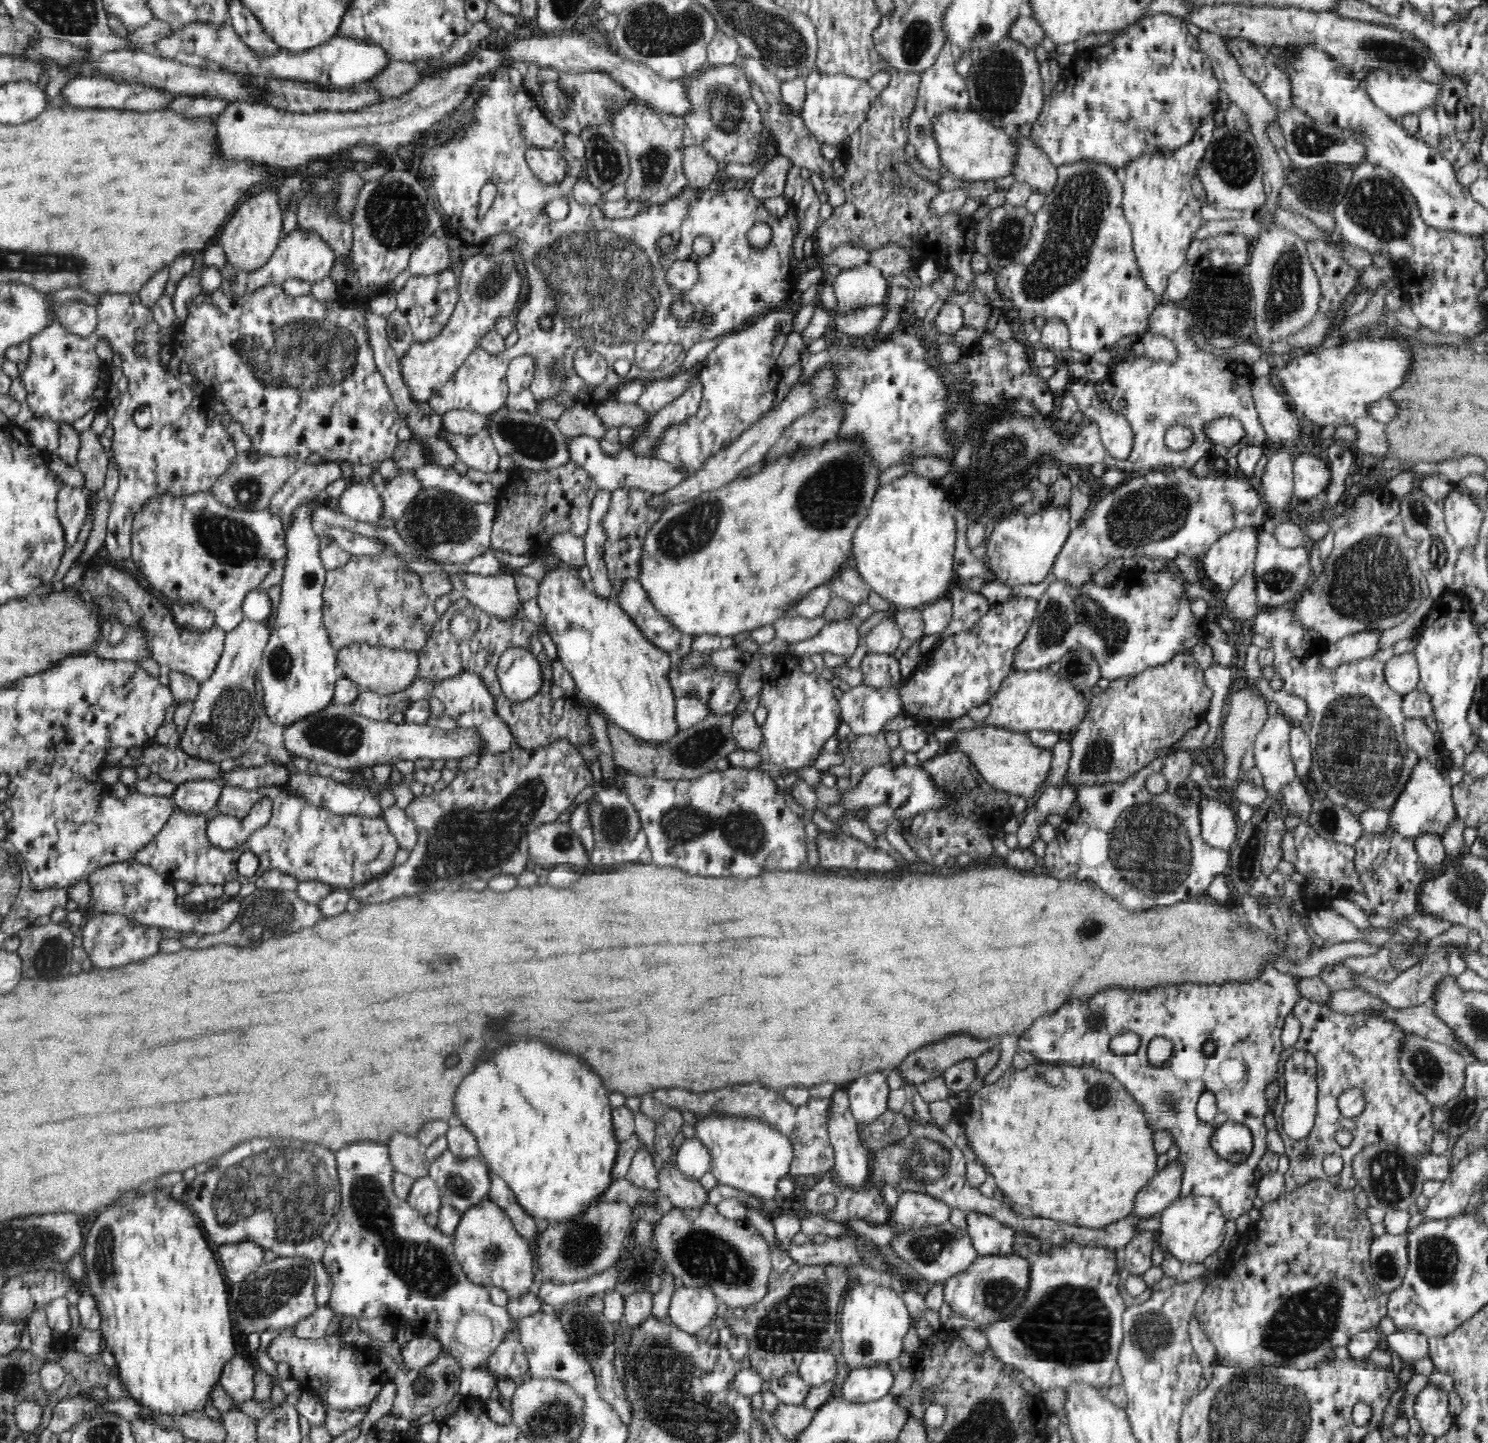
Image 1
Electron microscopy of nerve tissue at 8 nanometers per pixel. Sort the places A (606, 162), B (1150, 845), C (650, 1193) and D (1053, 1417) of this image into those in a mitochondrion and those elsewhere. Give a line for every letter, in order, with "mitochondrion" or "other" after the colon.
A: mitochondrion
B: mitochondrion
C: other
D: other

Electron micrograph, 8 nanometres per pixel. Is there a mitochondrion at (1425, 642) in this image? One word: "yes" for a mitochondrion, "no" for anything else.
no

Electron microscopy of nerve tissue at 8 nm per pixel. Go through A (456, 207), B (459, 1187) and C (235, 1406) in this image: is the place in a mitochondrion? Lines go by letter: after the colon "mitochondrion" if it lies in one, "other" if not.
A: other
B: mitochondrion
C: other

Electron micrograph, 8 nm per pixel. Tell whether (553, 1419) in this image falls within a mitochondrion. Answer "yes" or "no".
yes

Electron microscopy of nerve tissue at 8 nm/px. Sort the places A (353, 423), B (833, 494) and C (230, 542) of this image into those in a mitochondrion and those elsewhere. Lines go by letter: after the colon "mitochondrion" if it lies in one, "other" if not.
A: other
B: mitochondrion
C: mitochondrion

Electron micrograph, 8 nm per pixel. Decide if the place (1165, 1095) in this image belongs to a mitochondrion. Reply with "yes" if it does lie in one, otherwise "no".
yes

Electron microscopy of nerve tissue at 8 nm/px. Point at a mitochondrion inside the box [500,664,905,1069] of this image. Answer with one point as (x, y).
(682, 824)

